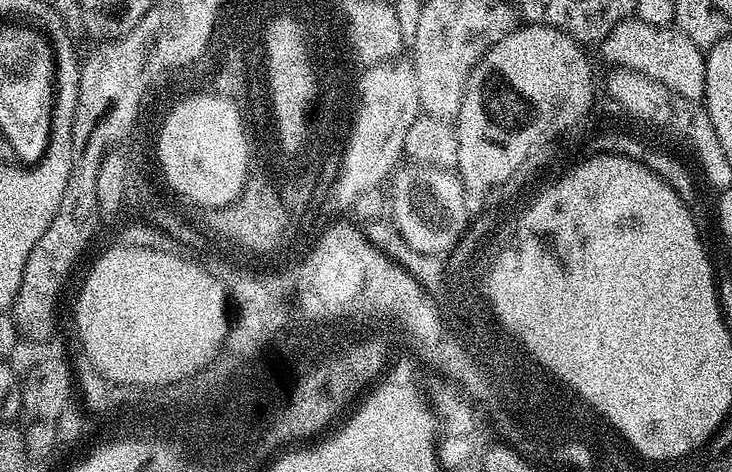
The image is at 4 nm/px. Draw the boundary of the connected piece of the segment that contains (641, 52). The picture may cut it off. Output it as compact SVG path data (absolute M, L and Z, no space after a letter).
M635 18L623 20L599 45L600 52L608 66L638 70L674 90L674 94L682 94L682 98L703 101L706 90L705 53L686 34L673 26L650 26L650 22L642 22Z

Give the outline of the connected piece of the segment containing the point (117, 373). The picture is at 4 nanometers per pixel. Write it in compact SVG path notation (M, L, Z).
M121 246L108 248L92 264L80 293L76 296L76 332L80 335L80 344L88 355L87 362L93 369L99 372L107 380L116 384L123 384L136 388L159 388L164 390L169 386L176 386L181 381L195 375L203 368L209 367L215 355L222 351L222 345L227 338L230 327L230 314L228 318L228 304L230 306L229 293L225 291L224 285L208 272L202 263L195 264L192 260L183 260L176 252L163 252L162 250L134 249Z

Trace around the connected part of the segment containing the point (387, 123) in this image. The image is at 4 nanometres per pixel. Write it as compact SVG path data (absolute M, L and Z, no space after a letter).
M400 63L374 64L359 74L358 103L343 145L340 169L330 191L331 202L344 210L351 209L358 194L381 187L393 175L404 156L406 130L410 130L410 122L421 115L414 70L411 63Z

